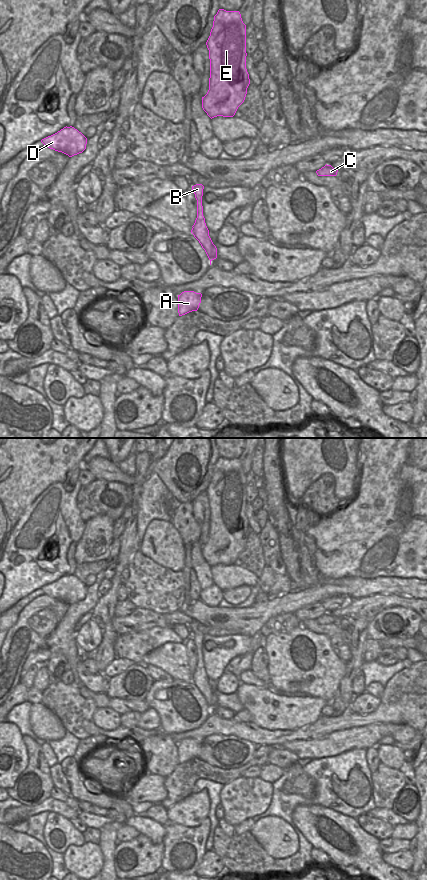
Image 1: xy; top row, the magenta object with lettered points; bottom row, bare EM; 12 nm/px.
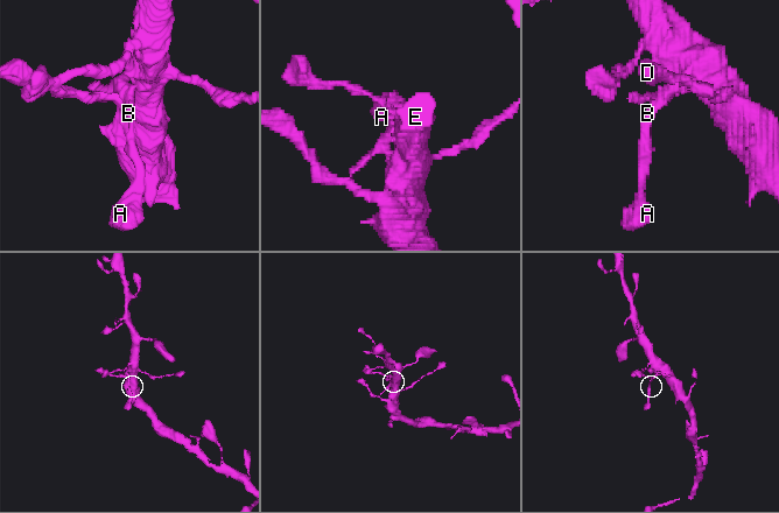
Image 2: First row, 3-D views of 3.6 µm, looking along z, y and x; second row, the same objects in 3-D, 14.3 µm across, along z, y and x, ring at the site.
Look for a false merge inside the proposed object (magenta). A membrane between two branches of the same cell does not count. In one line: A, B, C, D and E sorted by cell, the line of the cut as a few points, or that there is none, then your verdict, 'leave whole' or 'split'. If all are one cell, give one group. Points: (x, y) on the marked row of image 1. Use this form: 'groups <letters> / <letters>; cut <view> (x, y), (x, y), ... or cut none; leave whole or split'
groups A / B C D E; cut xy (202, 194), (201, 198), (197, 201); split

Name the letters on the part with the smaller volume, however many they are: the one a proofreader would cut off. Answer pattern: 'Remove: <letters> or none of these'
Remove: A

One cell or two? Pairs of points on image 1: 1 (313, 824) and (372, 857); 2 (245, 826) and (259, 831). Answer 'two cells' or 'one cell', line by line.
1: one cell
2: two cells

